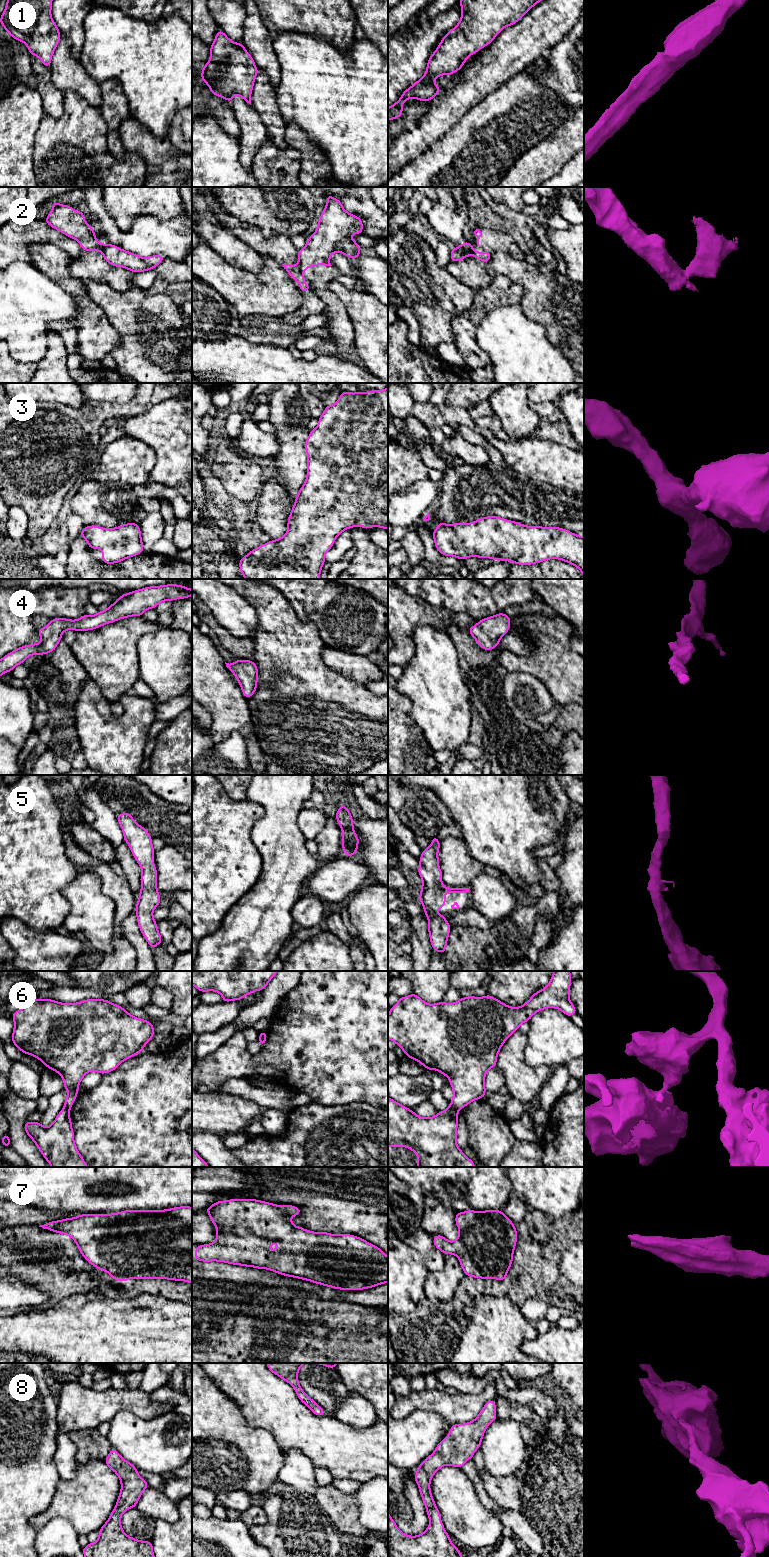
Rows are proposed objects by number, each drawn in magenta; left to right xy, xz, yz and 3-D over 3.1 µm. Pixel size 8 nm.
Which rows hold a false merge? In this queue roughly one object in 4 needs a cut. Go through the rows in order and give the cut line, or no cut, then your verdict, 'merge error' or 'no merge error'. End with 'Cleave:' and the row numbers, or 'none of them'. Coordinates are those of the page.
1: cut none; no merge error
2: cut xz (298, 263), (301, 273); merge error
3: cut none; no merge error
4: cut none; no merge error
5: cut none; no merge error
6: cut yz (450, 1105), (457, 1110); merge error
7: cut none; no merge error
8: cut none; no merge error
Cleave: 2, 6

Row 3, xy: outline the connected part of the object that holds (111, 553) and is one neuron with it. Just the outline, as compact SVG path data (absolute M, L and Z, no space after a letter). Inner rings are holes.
M126 523L110 529L84 526L79 535L87 541L90 550L102 550L102 562L105 564L115 564L144 553L138 523Z

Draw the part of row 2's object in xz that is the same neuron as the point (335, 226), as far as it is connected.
M327 194L326 197L327 204L321 217L318 219L317 230L308 238L306 246L303 249L298 250L301 273L304 273L307 268L316 265L332 266L329 260L334 252L342 253L353 259L356 259L361 255L361 246L351 238L351 234L362 234L362 220L358 216L345 211L342 203L338 199L335 199L329 194Z

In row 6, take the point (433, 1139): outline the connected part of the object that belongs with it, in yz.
M388 1096L388 1147L408 1147L417 1153L417 1167L475 1167L457 1145L458 1110L449 1106L435 1116L419 1117Z

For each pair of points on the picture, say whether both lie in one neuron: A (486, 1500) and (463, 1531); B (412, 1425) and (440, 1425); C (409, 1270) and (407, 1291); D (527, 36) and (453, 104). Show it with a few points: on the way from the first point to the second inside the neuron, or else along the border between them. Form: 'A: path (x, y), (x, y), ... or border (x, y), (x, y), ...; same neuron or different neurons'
A: border (473, 1483), (479, 1501), (491, 1511); different neurons
B: path (419, 1425), (433, 1425); same neuron
C: path (407, 1275), (407, 1286); same neuron
D: path (509, 53), (471, 87); same neuron

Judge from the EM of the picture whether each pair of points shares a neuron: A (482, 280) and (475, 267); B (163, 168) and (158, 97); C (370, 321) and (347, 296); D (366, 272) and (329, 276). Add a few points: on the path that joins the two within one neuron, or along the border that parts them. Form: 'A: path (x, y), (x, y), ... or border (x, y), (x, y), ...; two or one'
A: path (479, 277), (475, 270); one
B: border (142, 124), (156, 136), (167, 138); two
C: path (366, 315), (353, 302); one
D: border (332, 265), (342, 273), (351, 276); two

